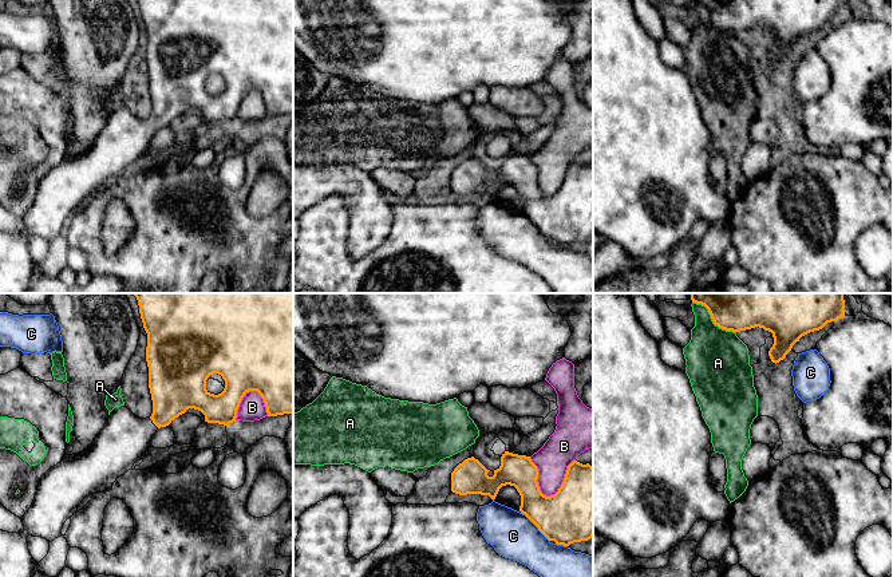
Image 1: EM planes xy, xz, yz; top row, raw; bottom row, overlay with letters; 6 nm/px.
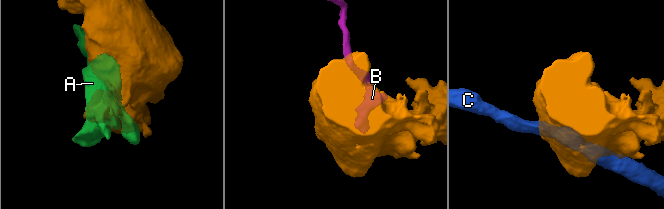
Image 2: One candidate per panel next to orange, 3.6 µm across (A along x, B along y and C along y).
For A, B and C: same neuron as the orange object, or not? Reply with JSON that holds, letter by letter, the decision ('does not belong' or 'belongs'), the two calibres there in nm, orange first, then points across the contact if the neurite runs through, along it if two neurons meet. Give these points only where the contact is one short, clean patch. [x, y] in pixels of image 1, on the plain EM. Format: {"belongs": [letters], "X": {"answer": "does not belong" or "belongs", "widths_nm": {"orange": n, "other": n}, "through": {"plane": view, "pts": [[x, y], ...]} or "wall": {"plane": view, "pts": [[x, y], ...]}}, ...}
{"belongs": [], "A": {"answer": "does not belong", "widths_nm": {"orange": 190, "other": 380}}, "B": {"answer": "does not belong", "widths_nm": {"orange": 420, "other": 200}}, "C": {"answer": "does not belong", "widths_nm": {"orange": 340, "other": 280}}}

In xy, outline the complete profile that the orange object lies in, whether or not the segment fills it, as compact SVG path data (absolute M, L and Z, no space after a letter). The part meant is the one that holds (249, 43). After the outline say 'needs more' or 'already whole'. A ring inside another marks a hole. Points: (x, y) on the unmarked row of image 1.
M138 0L139 13L143 28L147 33L146 62L149 67L149 88L153 100L153 114L150 118L141 119L135 116L126 106L115 107L94 142L82 153L64 155L64 158L51 167L39 181L37 191L31 208L20 218L24 226L23 233L8 233L0 230L0 293L27 293L29 284L37 270L37 262L32 258L28 250L27 237L42 237L47 241L54 241L62 236L64 222L72 217L82 201L90 194L112 190L112 183L125 173L133 169L134 163L147 150L153 135L158 129L169 126L175 118L185 114L189 108L201 111L205 115L205 122L228 126L236 122L237 110L246 92L257 91L264 99L268 116L293 114L293 0ZM218 74L225 80L225 88L221 94L214 95L206 90L206 80L210 75Z; needs more

